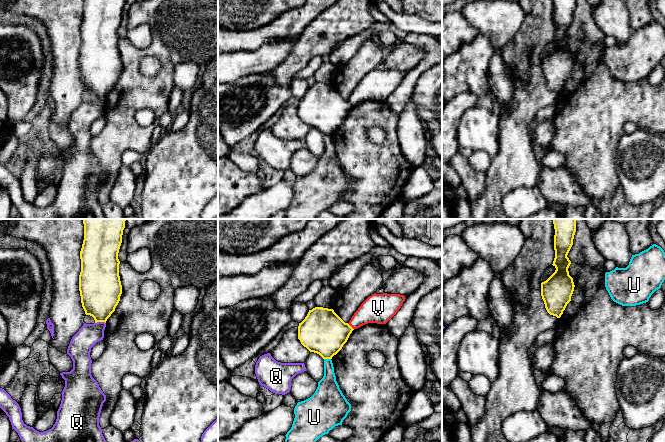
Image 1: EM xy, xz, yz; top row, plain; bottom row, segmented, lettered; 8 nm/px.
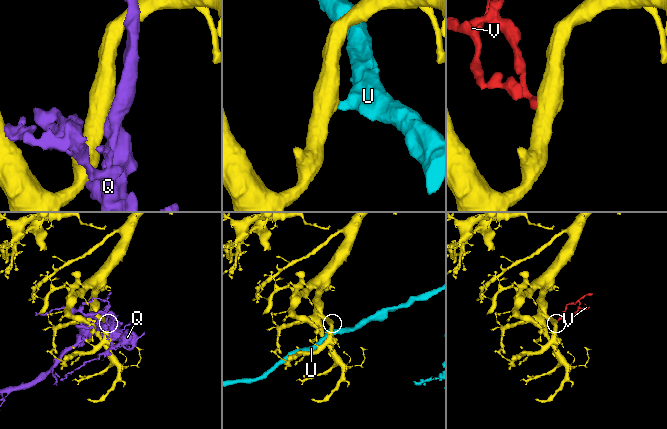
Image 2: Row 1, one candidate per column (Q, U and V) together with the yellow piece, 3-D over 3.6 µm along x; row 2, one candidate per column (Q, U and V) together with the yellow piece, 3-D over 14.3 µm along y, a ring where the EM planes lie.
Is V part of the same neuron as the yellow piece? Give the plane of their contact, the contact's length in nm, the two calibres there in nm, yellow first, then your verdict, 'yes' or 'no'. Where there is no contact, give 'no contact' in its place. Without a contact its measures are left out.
xz | 80 nm | 360/220 nm | no

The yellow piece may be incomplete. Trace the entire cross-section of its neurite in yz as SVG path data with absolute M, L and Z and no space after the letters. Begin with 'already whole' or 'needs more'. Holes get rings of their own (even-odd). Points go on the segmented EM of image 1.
already whole | M553 219L555 235L555 272L541 283L541 296L550 315L560 318L574 291L573 278L568 268L571 261L567 257L576 232L576 219Z

